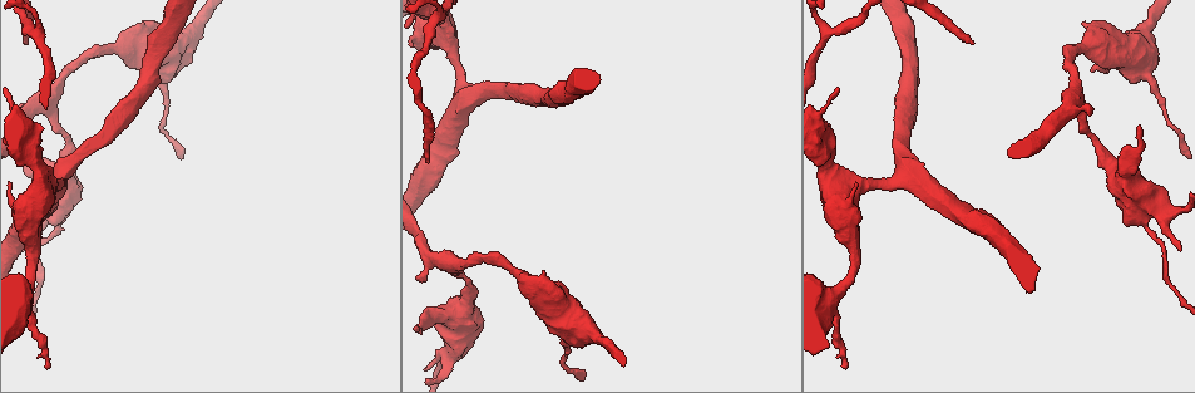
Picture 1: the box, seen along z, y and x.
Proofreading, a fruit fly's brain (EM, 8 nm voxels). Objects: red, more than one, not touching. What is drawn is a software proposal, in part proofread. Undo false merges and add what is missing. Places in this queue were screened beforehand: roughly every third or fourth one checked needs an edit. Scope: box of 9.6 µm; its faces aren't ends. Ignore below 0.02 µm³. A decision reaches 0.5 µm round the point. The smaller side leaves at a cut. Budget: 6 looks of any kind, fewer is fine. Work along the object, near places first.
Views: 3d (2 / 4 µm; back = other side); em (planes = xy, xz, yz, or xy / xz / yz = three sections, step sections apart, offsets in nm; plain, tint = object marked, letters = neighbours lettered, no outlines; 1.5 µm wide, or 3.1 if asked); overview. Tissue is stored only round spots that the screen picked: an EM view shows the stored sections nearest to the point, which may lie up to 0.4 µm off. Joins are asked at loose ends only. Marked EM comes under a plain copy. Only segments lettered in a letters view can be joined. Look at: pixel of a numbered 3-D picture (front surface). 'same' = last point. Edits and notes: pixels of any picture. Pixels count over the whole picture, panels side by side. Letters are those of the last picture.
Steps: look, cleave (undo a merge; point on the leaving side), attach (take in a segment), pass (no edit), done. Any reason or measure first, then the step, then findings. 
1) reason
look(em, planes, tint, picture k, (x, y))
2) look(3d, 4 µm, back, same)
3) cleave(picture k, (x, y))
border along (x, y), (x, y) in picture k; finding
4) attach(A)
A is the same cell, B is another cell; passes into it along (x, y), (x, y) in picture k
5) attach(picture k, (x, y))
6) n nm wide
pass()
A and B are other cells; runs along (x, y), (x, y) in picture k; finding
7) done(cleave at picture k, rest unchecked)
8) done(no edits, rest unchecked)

calibre changes
look(em, planes, letters, picture 1, (464, 277))

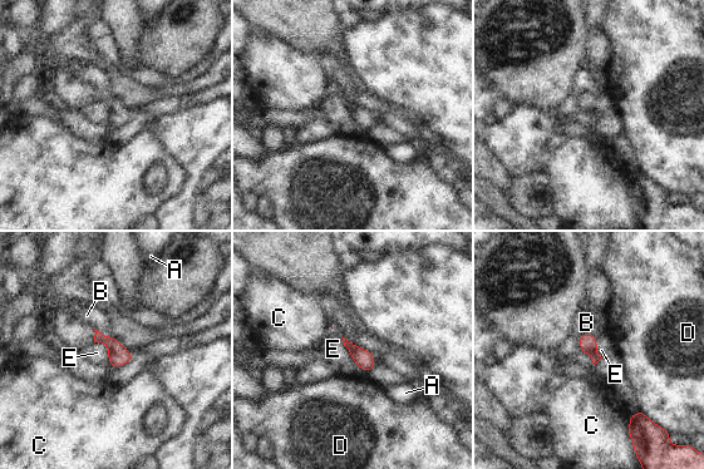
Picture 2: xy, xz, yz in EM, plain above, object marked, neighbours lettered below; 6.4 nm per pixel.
pass()
A, B, C, D and E are other cells; one neuron here

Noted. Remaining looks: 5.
long arm stops here
look(3d, 4 µm, picture 1, (972, 43))

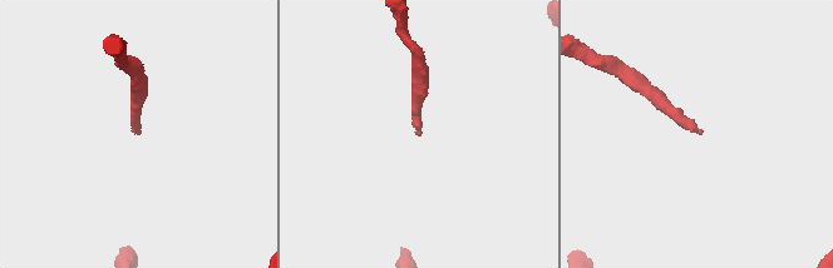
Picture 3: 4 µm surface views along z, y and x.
need the tissue
look(em, xy, step 8, letters, picture 3, (136, 133))

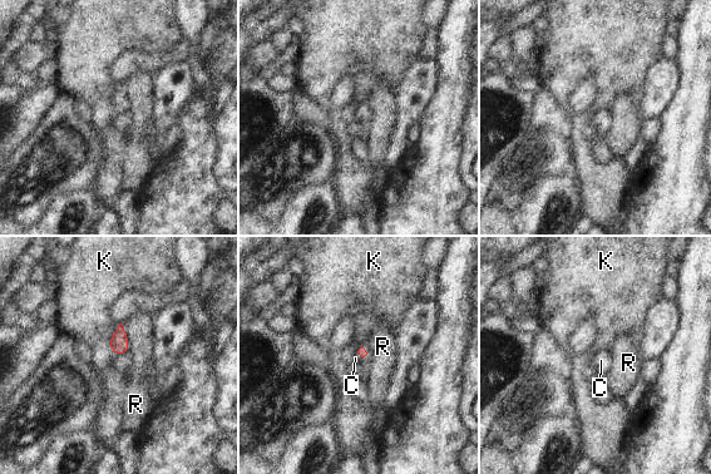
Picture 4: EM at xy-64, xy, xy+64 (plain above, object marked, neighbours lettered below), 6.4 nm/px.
another direction
look(em, planes, letters, same)

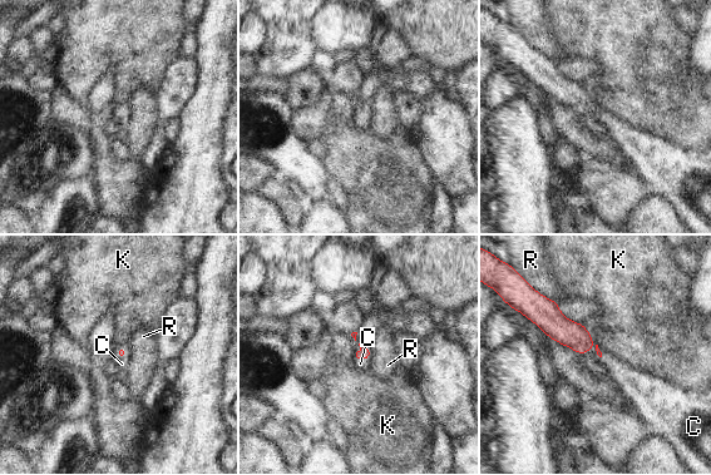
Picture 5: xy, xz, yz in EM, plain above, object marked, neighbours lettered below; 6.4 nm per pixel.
attach(picture 5, (360, 364))
C is the same cell, K and R are other cells; it goes on there

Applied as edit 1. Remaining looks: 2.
done(attach at picture 5, rest unchecked)

